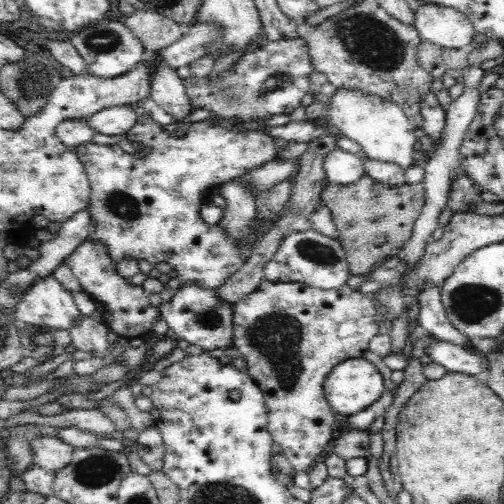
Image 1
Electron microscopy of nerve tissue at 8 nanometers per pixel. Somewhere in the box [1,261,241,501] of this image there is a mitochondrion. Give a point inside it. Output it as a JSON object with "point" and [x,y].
{"point":[94,471]}

